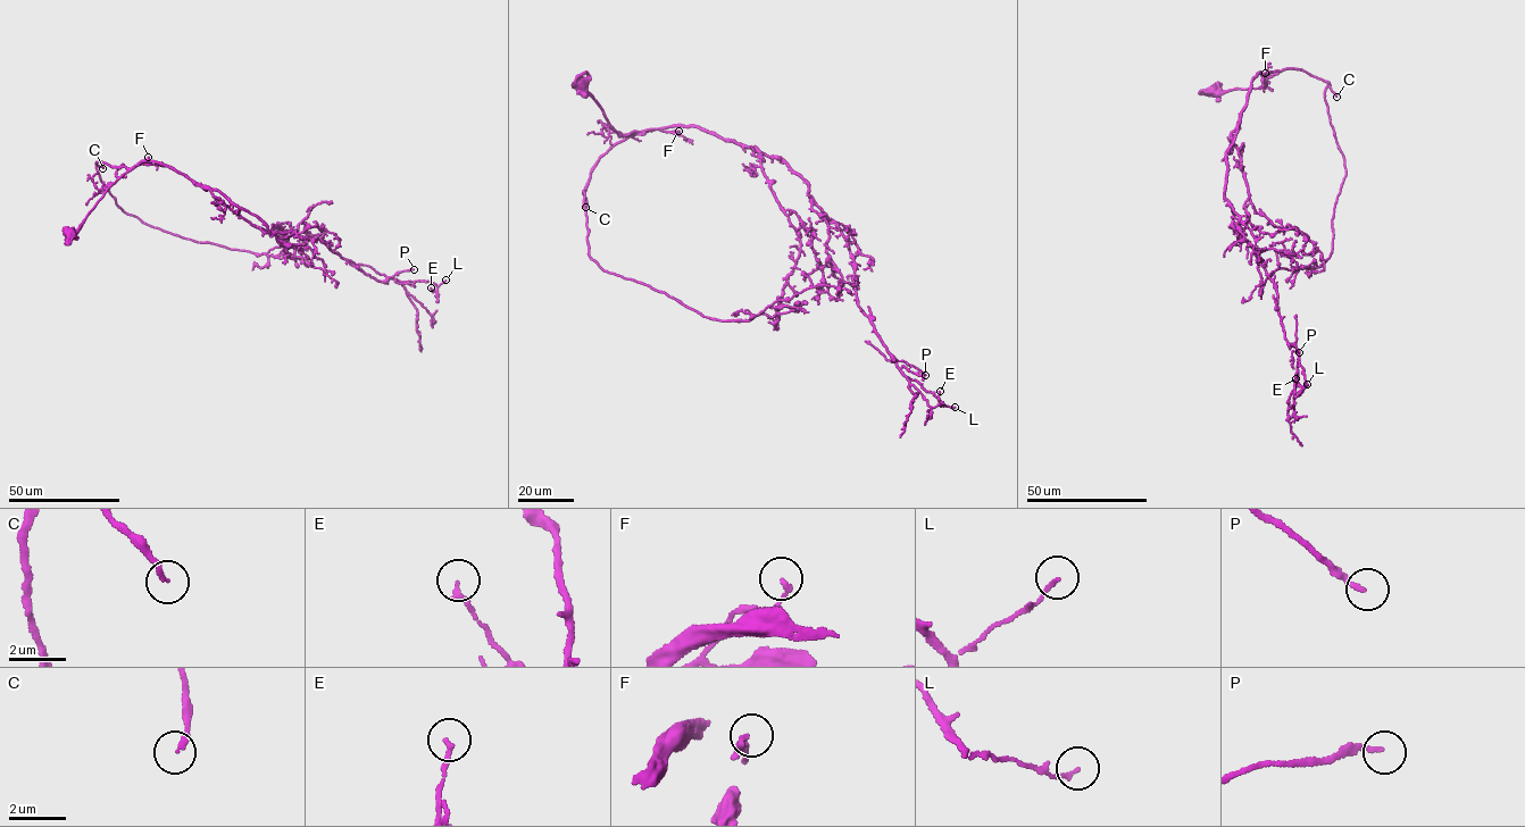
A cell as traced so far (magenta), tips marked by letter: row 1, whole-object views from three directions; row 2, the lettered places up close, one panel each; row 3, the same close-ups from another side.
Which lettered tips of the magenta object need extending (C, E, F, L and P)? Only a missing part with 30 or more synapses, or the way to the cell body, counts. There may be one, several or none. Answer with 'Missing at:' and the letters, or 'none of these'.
Missing at: C

